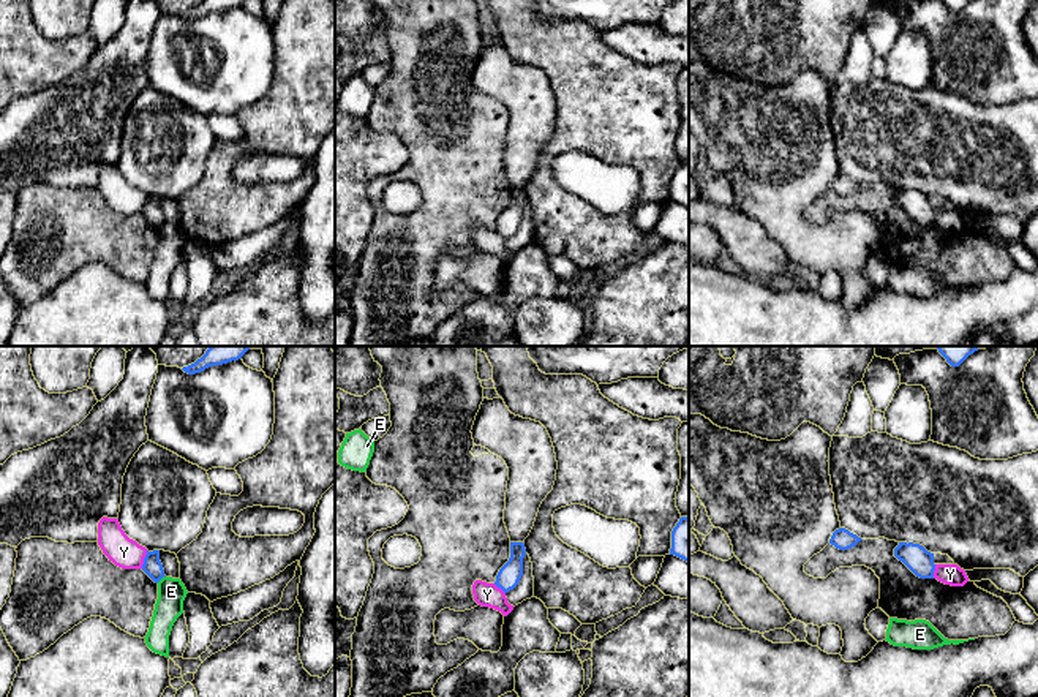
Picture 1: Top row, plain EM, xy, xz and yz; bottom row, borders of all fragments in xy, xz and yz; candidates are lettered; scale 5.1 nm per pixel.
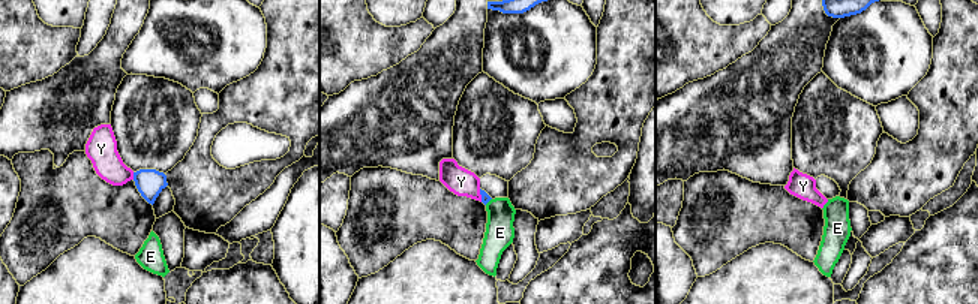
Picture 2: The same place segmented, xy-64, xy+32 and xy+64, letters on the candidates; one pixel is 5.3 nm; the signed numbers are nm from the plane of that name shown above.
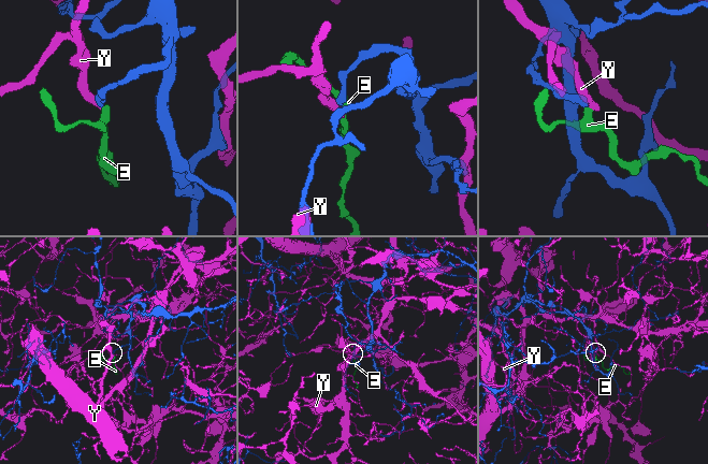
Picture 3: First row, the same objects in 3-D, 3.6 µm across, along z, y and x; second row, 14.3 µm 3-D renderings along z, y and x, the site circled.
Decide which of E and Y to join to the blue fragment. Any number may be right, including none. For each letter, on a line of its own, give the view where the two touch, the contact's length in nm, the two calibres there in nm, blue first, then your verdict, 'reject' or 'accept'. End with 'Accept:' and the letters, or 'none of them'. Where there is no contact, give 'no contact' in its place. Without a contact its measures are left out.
E: contact in xy; length 60 nm; calibres 100 and 140 nm; reject
Y: contact in xy; length 100 nm; calibres 100 and 160 nm; reject
Accept: none of them

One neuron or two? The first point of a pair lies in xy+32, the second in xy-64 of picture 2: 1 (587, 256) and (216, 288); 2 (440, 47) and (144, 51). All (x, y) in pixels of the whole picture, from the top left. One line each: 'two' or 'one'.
1: one
2: two

